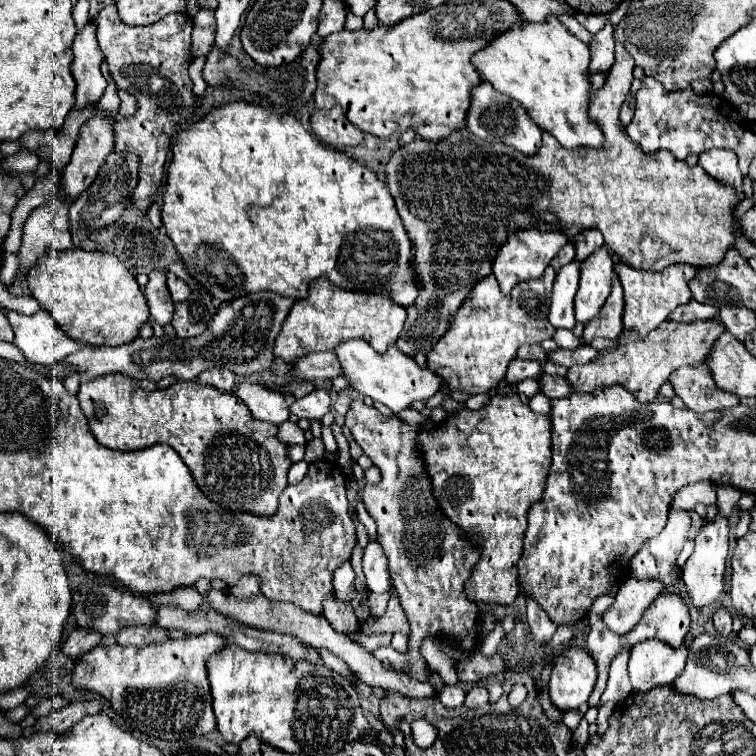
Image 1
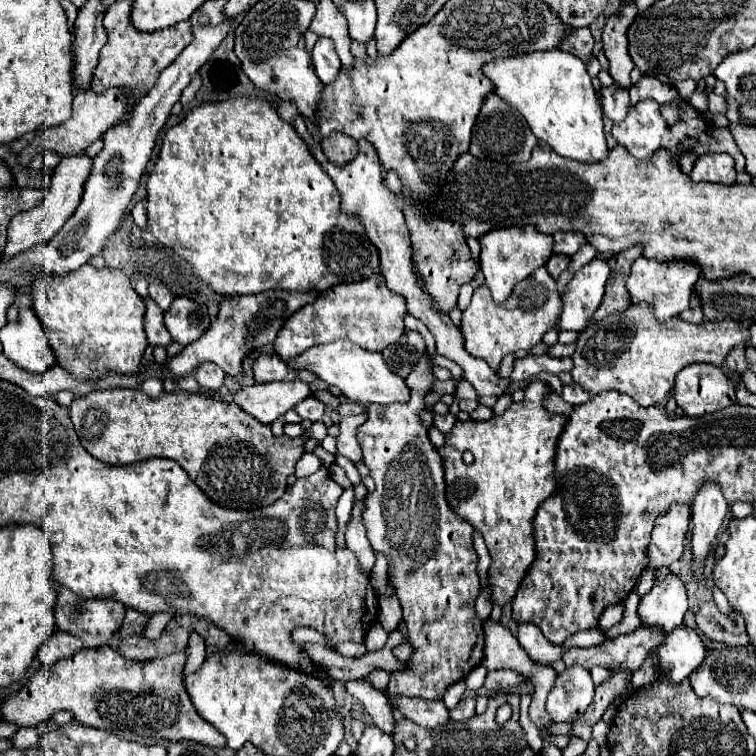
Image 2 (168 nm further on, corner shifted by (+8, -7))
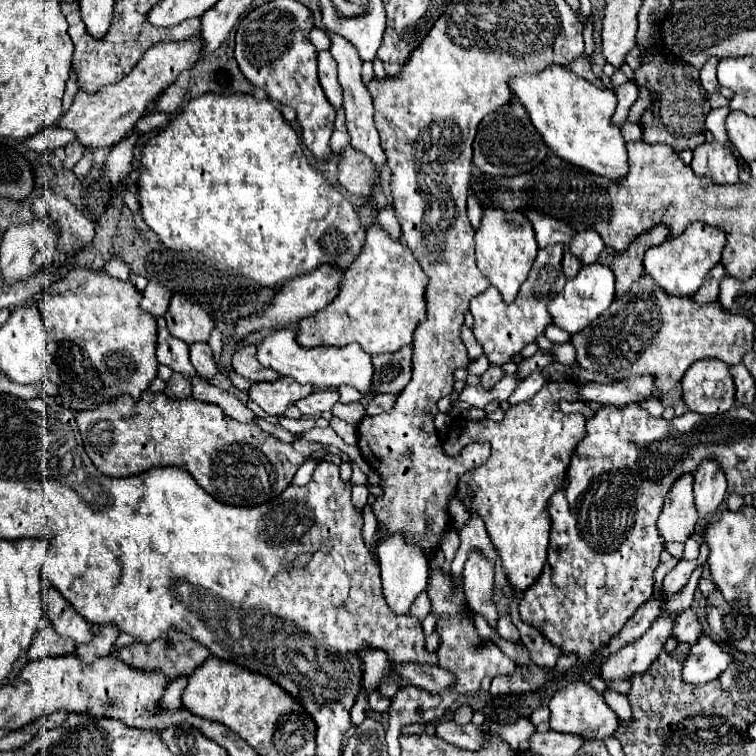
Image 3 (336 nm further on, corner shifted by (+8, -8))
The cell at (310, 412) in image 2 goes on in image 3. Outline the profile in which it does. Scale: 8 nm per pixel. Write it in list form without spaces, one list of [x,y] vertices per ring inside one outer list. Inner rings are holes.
[[[316,390],[304,400],[298,400],[296,406],[304,416],[320,416],[326,410],[332,410],[332,406],[340,400],[338,390]]]

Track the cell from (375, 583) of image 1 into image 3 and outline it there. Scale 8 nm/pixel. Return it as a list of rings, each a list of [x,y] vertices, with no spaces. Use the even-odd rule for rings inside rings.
[[[352,486],[352,502],[356,504],[358,510],[364,508],[366,500],[368,500],[368,486]]]

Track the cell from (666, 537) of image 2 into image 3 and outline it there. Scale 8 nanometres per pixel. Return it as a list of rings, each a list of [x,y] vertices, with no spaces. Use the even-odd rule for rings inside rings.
[[[692,474],[680,476],[666,496],[658,518],[658,532],[666,542],[686,542],[698,524],[696,506],[692,504],[692,484]]]

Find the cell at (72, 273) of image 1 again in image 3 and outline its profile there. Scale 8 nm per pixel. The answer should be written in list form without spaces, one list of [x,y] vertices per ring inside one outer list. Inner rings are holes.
[[[70,270],[64,278],[46,286],[38,310],[46,328],[48,356],[50,364],[46,368],[46,378],[58,386],[60,400],[66,408],[80,412],[96,408],[104,402],[112,402],[118,396],[132,396],[134,400],[150,386],[158,374],[156,360],[156,318],[148,316],[140,308],[140,292],[132,282],[122,282],[108,276],[104,270]]]

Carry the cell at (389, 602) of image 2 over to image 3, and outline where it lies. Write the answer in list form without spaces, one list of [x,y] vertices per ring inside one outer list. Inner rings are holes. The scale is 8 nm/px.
[[[396,532],[392,536],[386,536],[378,544],[378,560],[380,560],[382,586],[384,586],[384,596],[386,596],[388,606],[398,614],[406,614],[414,598],[424,590],[426,580],[428,580],[428,560],[426,560],[424,550],[418,544],[406,540],[404,534]]]

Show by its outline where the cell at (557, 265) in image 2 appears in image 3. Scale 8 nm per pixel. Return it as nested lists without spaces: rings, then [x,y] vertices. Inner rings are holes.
[[[564,250],[564,260],[562,260],[562,268],[566,278],[574,278],[578,274],[578,270],[582,268],[580,260],[576,260],[576,256],[572,256],[568,250]]]

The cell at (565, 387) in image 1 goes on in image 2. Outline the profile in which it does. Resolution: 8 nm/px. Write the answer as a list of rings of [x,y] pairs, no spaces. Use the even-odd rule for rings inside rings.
[[[570,383],[570,385],[566,385],[562,389],[562,399],[566,403],[570,403],[570,405],[582,405],[582,403],[586,403],[590,399],[590,393],[586,393],[580,385]]]

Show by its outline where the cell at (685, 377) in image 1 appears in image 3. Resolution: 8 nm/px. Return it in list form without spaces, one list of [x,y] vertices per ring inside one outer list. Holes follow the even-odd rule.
[[[704,358],[692,364],[684,378],[684,402],[698,414],[722,414],[734,406],[734,378],[722,360]]]

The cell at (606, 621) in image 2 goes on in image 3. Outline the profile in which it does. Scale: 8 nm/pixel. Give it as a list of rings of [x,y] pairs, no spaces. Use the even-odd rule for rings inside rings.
[[[671,558],[665,563],[660,563],[656,570],[654,571],[655,584],[653,588],[653,596],[658,596],[660,592],[660,586],[663,582],[665,575],[676,566],[678,560],[676,558]]]

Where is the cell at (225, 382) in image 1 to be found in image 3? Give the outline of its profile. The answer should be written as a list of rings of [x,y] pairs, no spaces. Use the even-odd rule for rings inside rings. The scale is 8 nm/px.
[[[204,342],[190,344],[190,362],[196,368],[196,372],[200,374],[200,378],[204,378],[204,380],[212,380],[214,374],[218,372],[212,362],[212,350]]]

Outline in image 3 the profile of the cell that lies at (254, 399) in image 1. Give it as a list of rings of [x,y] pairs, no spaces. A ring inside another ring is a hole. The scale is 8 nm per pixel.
[[[278,378],[274,382],[256,382],[250,388],[250,398],[266,412],[272,416],[280,416],[288,404],[294,404],[298,400],[302,400],[304,396],[312,394],[314,388],[312,386],[302,386],[296,384],[296,380],[292,378]]]

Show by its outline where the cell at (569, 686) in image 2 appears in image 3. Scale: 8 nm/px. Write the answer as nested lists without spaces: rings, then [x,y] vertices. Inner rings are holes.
[[[574,682],[558,690],[550,700],[550,728],[554,732],[564,734],[576,734],[584,740],[604,740],[608,736],[614,736],[614,732],[622,726],[622,720],[618,714],[606,704],[604,696],[590,688],[586,682]]]

